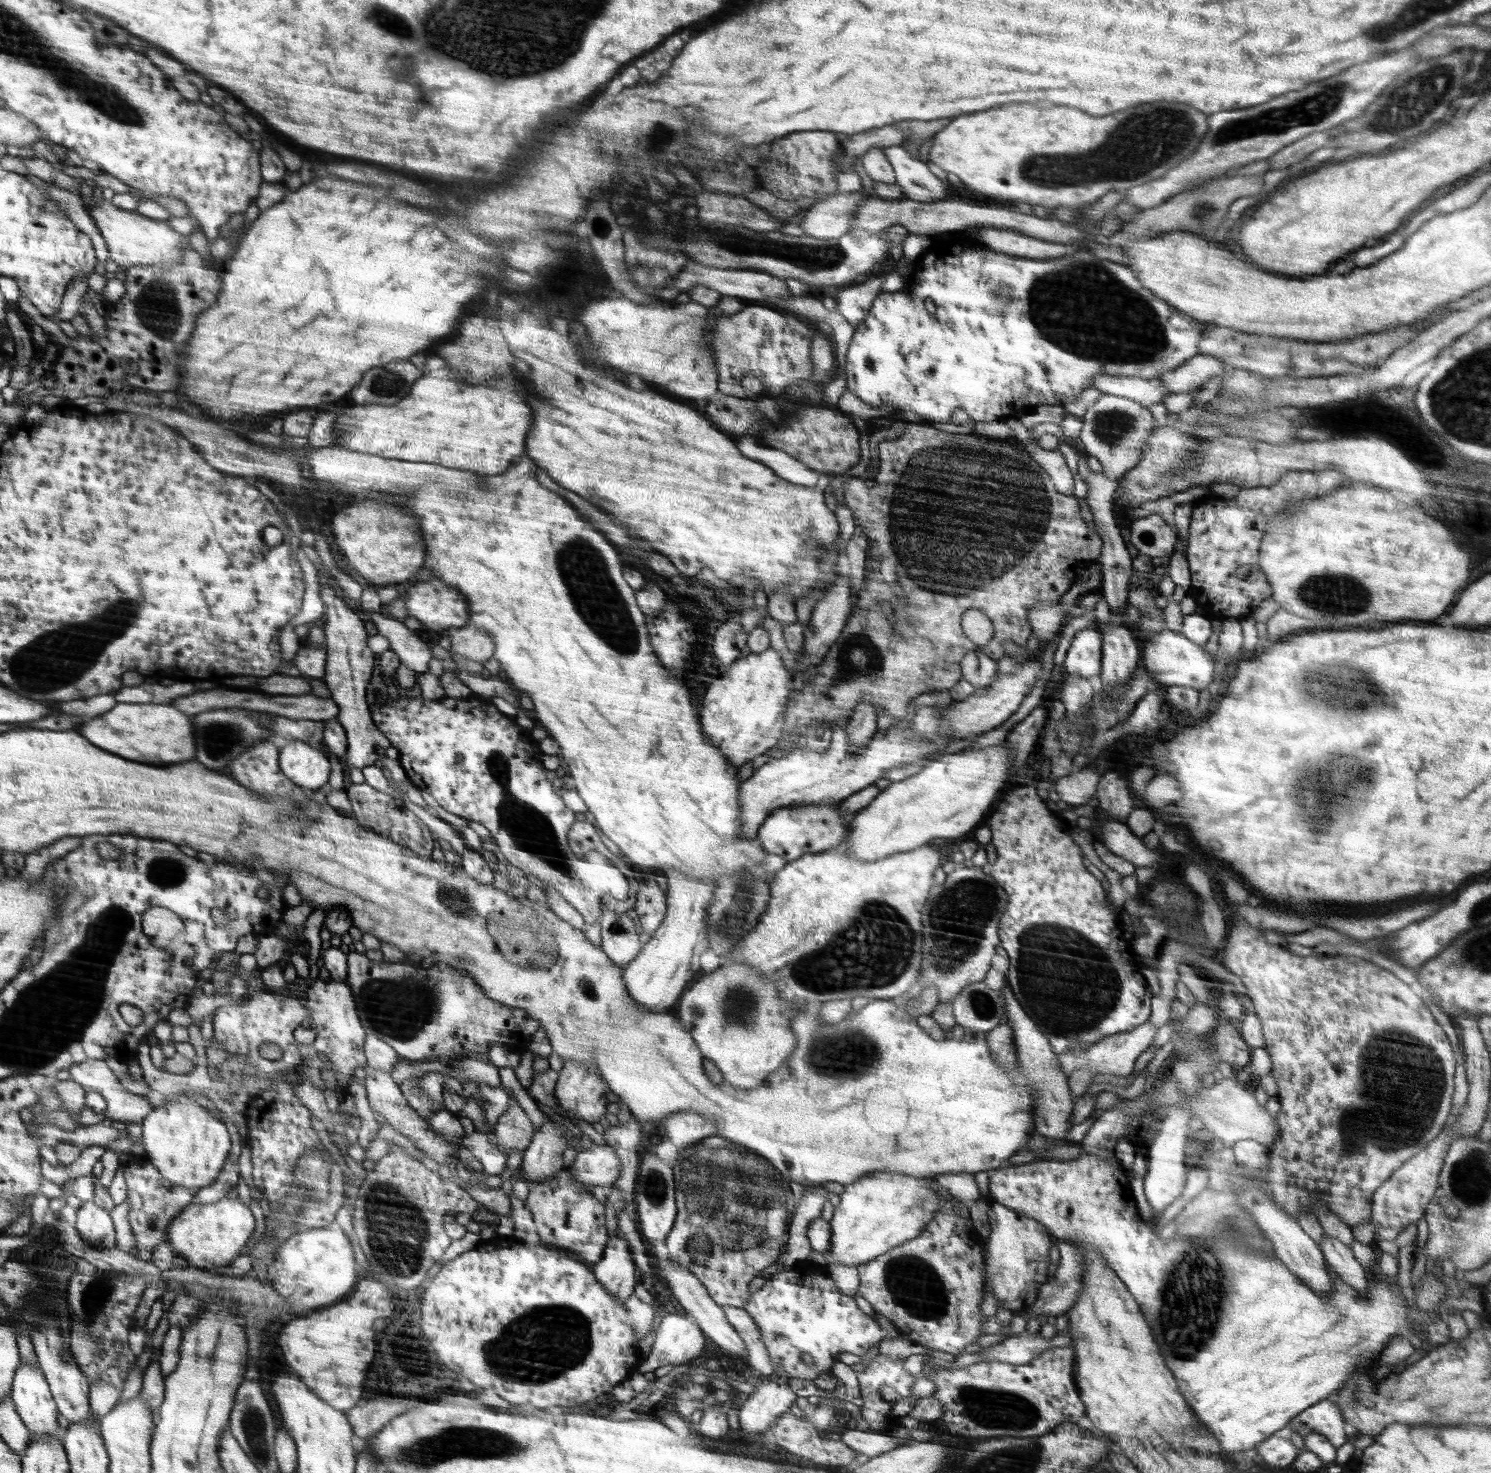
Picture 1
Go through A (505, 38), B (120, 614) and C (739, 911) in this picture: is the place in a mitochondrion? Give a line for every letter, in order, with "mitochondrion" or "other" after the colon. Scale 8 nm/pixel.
A: mitochondrion
B: mitochondrion
C: mitochondrion

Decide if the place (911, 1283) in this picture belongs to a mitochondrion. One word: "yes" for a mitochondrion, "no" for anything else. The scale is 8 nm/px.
yes

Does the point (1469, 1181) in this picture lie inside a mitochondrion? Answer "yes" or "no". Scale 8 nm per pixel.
yes

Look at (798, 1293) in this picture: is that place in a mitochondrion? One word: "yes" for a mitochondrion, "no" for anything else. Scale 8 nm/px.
no

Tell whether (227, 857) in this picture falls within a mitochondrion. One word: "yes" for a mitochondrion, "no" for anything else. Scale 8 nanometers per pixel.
no

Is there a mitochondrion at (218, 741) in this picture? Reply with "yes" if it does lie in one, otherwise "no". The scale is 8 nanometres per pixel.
yes

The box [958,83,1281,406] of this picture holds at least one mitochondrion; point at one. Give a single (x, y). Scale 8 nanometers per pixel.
(1079, 309)

